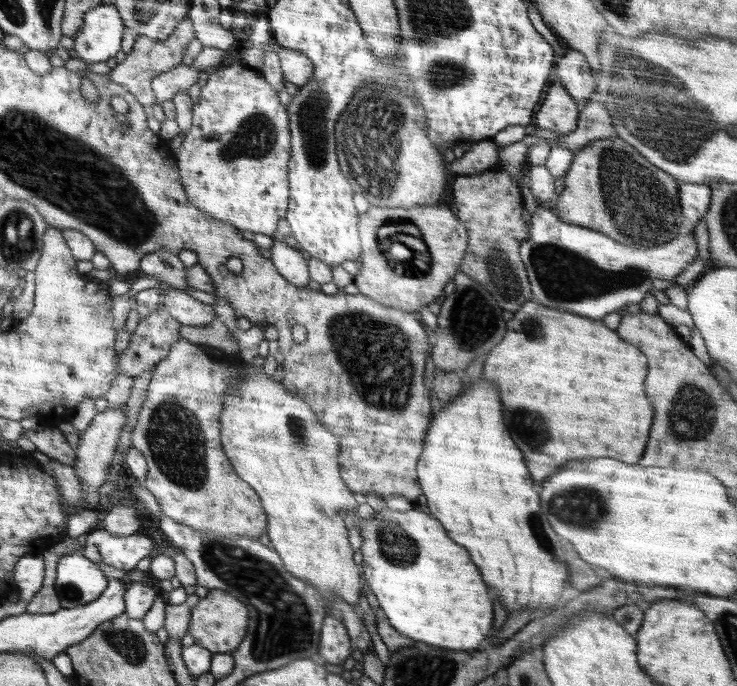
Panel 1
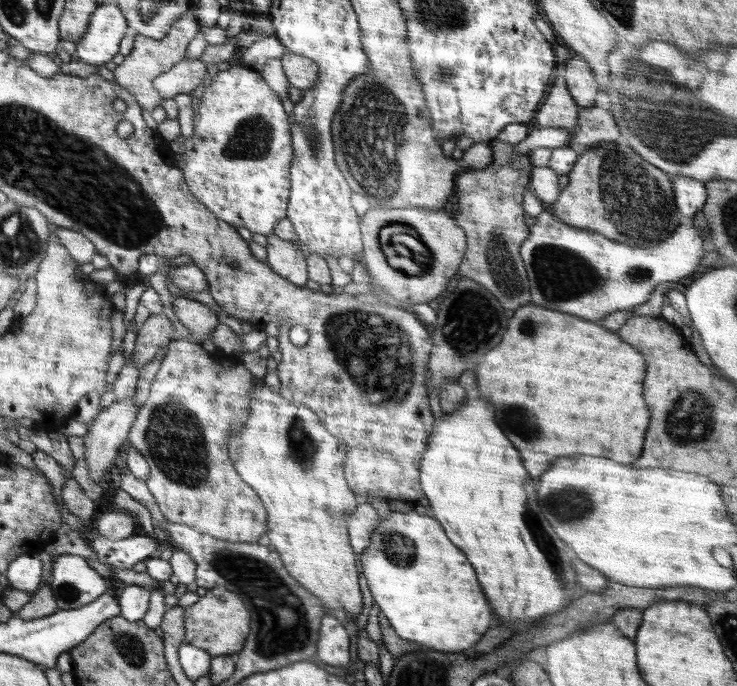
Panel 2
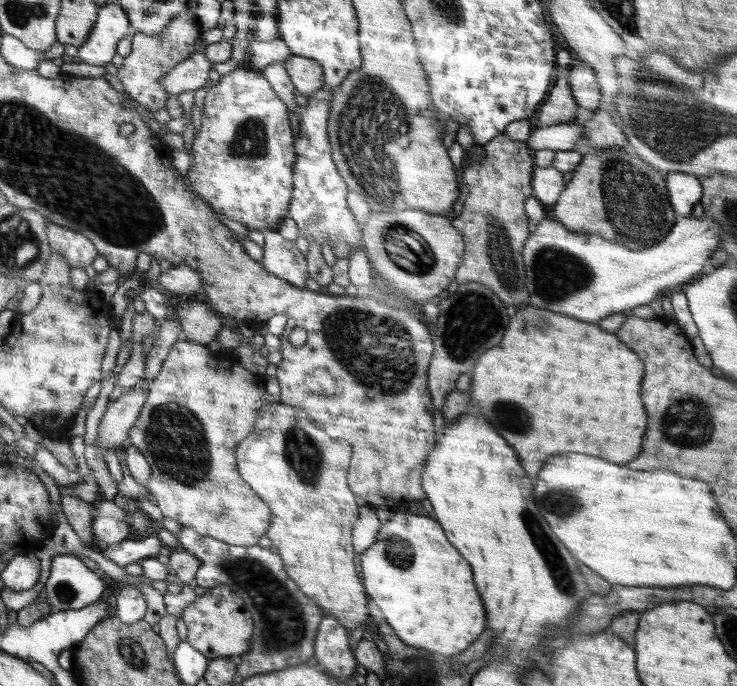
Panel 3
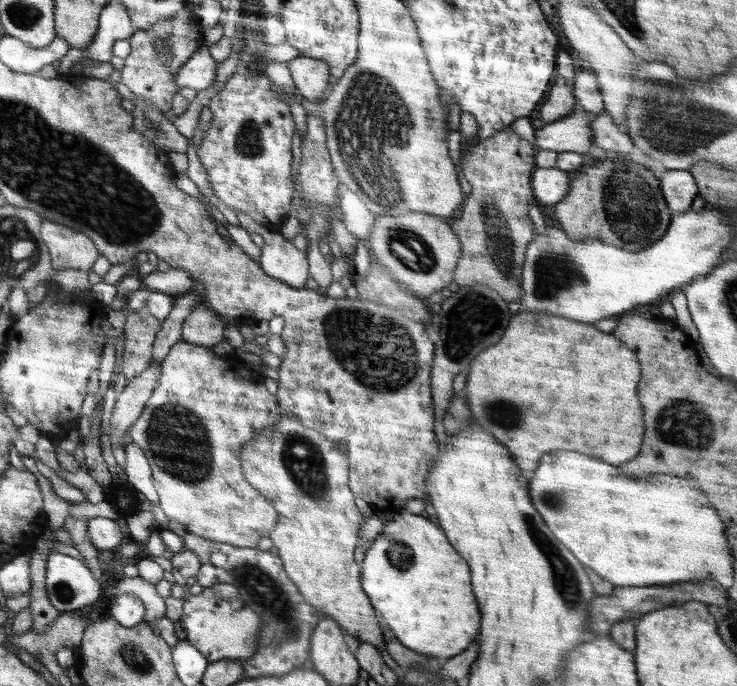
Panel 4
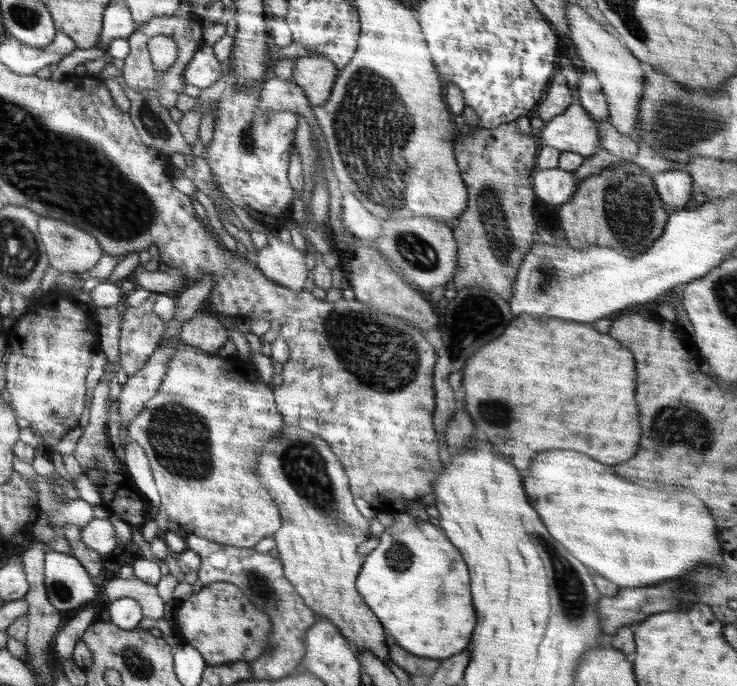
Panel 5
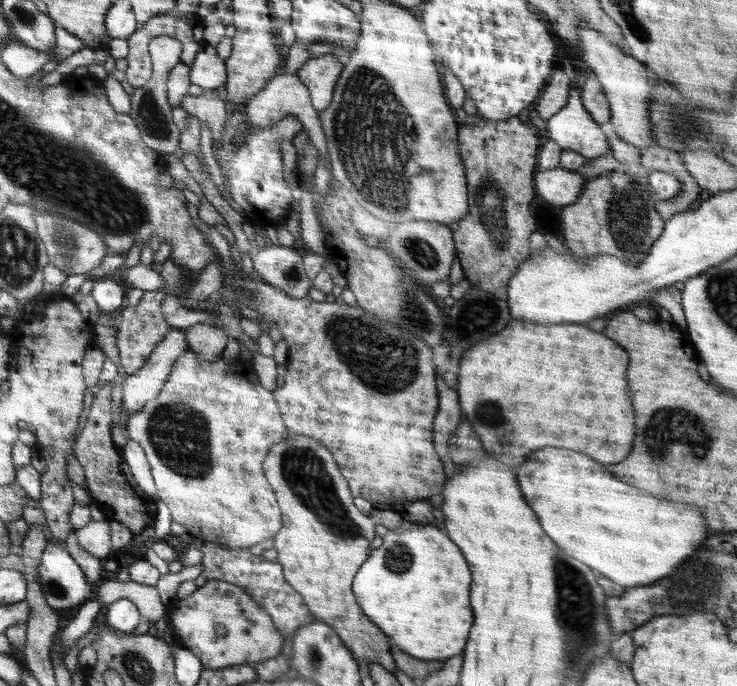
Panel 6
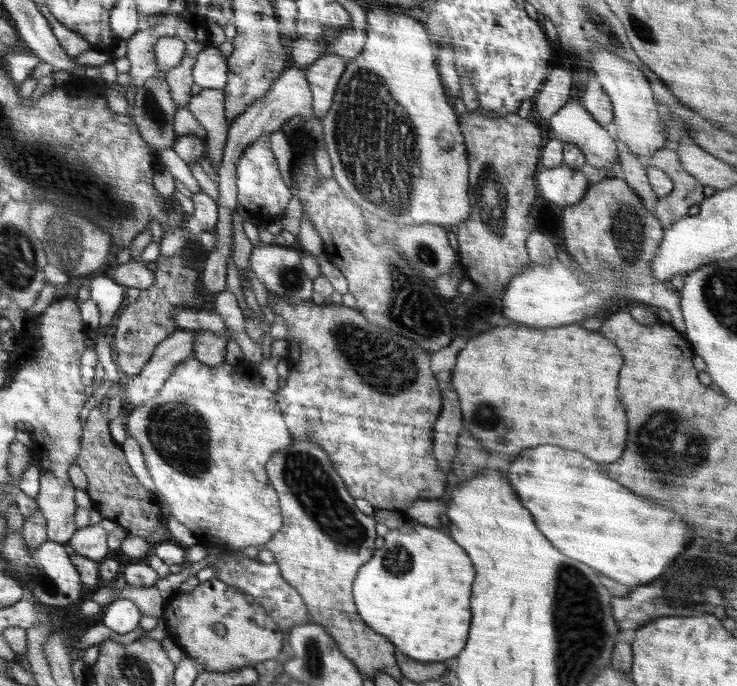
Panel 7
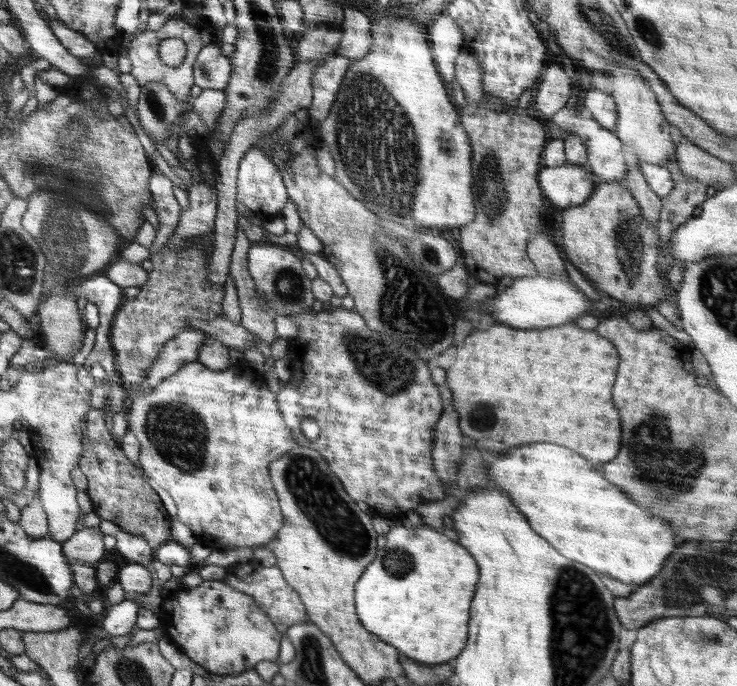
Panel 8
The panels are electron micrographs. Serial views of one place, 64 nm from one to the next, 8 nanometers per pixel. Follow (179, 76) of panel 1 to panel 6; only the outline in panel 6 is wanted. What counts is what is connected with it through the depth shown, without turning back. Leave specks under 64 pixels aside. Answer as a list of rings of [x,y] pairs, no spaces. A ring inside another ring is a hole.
[[[205,44],[198,52],[189,77],[192,85],[201,86],[204,90],[217,89],[225,84],[227,79],[225,63],[218,58],[214,47]]]

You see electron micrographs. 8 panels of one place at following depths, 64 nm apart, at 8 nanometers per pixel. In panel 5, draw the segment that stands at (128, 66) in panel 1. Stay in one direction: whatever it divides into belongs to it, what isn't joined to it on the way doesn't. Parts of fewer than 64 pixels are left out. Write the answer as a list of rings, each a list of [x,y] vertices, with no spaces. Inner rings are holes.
[[[179,10],[170,16],[153,18],[135,30],[128,38],[130,52],[124,59],[123,77],[128,87],[132,90],[143,91],[154,89],[158,98],[167,109],[175,106],[177,98],[183,93],[185,80],[183,77],[185,68],[190,64],[194,54],[202,48],[203,37],[201,36],[203,20],[193,15],[193,13]],[[153,36],[169,36],[178,44],[178,55],[174,63],[166,72],[157,74],[155,68],[151,66],[151,59],[148,51],[148,42]]]

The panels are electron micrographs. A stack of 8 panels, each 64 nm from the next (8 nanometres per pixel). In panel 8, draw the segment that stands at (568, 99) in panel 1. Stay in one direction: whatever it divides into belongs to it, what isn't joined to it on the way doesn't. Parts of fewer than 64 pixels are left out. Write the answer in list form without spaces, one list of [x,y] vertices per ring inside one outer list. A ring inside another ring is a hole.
[[[549,60],[534,91],[536,114],[549,120],[553,114],[564,108],[570,98],[570,83],[570,77],[566,75],[565,68],[558,66],[558,62]]]

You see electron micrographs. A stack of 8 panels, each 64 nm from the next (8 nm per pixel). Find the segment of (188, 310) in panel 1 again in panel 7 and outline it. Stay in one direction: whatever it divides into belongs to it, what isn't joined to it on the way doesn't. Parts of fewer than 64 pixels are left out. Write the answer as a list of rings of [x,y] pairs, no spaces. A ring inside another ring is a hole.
[[[194,330],[193,357],[208,366],[220,366],[226,356],[228,337],[211,330]]]

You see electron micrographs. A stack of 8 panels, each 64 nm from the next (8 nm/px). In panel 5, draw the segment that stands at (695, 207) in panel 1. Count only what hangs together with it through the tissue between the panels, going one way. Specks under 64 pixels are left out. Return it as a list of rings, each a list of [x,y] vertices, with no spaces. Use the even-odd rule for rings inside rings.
[[[668,170],[651,174],[651,179],[654,181],[658,196],[671,212],[692,206],[688,200],[692,198],[694,190],[692,177],[688,171]]]

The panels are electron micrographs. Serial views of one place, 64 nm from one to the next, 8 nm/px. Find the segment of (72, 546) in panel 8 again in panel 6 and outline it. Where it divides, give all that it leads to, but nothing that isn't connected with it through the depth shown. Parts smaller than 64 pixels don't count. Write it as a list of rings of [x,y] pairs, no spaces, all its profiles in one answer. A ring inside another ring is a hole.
[[[109,520],[103,522],[91,521],[87,526],[76,530],[76,542],[88,550],[92,556],[105,560],[110,553],[111,528]]]

